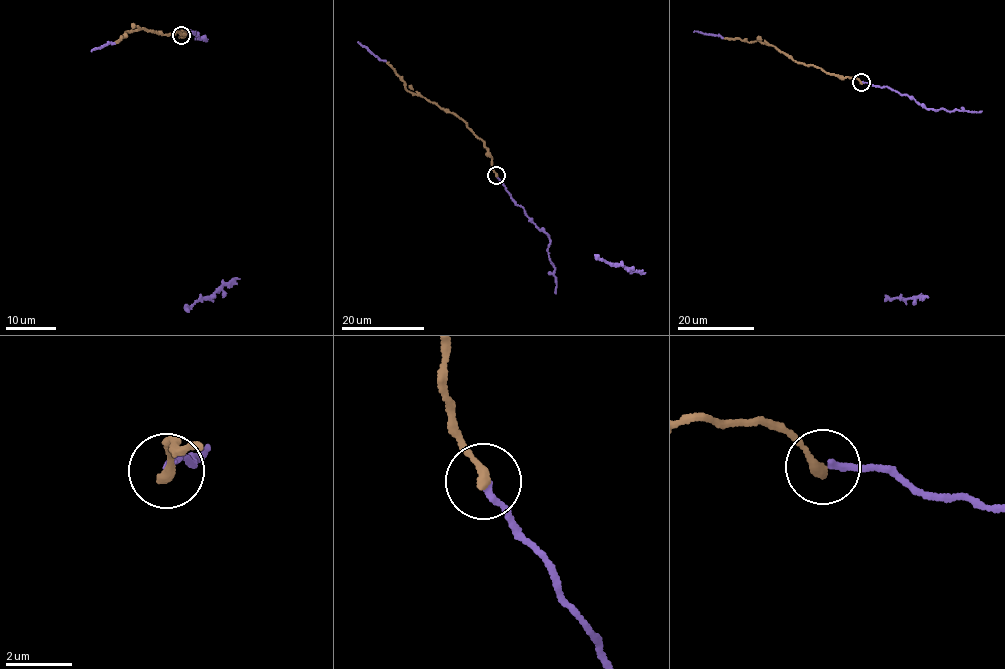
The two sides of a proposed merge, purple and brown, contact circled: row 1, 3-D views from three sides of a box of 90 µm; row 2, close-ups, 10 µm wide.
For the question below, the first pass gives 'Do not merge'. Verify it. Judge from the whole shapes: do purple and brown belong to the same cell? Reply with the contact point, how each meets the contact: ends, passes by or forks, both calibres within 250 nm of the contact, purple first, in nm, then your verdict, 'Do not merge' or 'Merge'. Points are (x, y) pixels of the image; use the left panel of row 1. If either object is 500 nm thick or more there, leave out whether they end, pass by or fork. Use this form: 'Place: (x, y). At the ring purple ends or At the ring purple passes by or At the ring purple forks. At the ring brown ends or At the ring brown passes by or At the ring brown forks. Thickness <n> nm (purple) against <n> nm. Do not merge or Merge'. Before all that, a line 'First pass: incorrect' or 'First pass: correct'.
First pass: incorrect
Place: (181, 35). At the ring purple ends. At the ring brown ends. Thickness 200 nm (purple) against 300 nm. Merge

